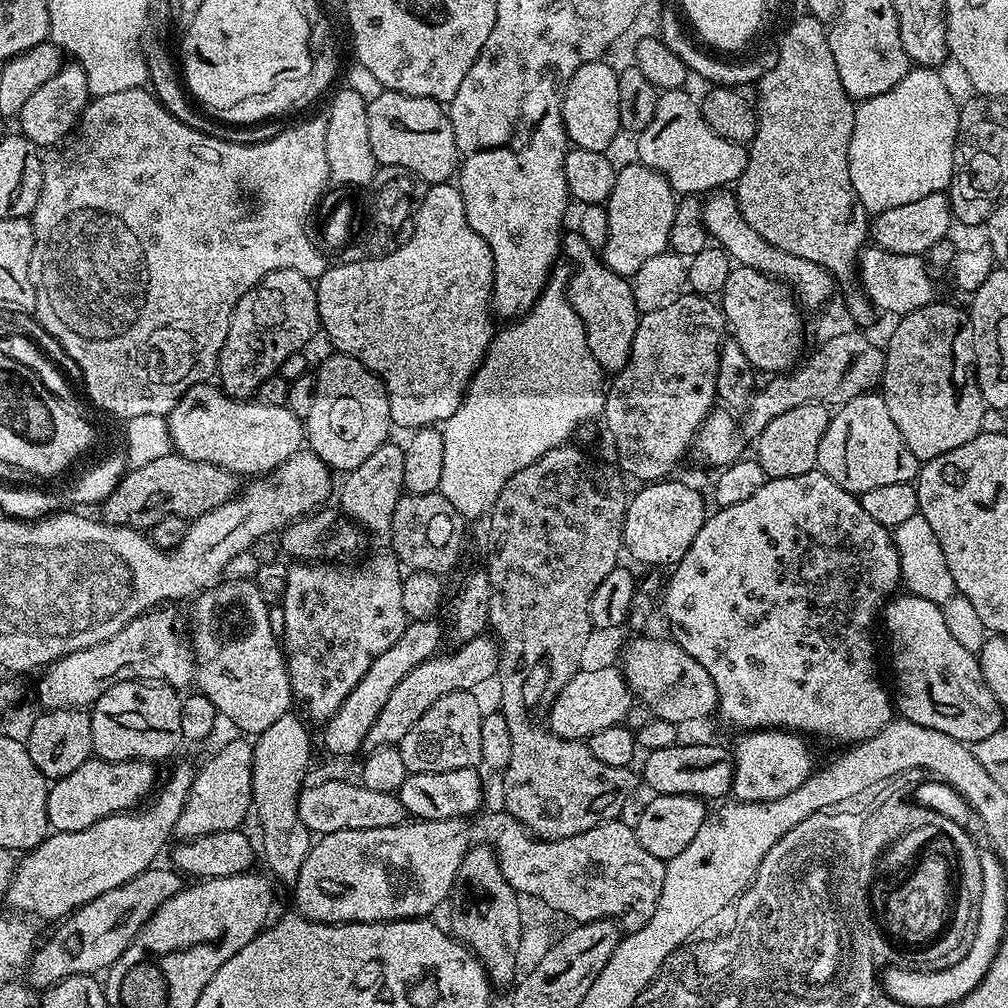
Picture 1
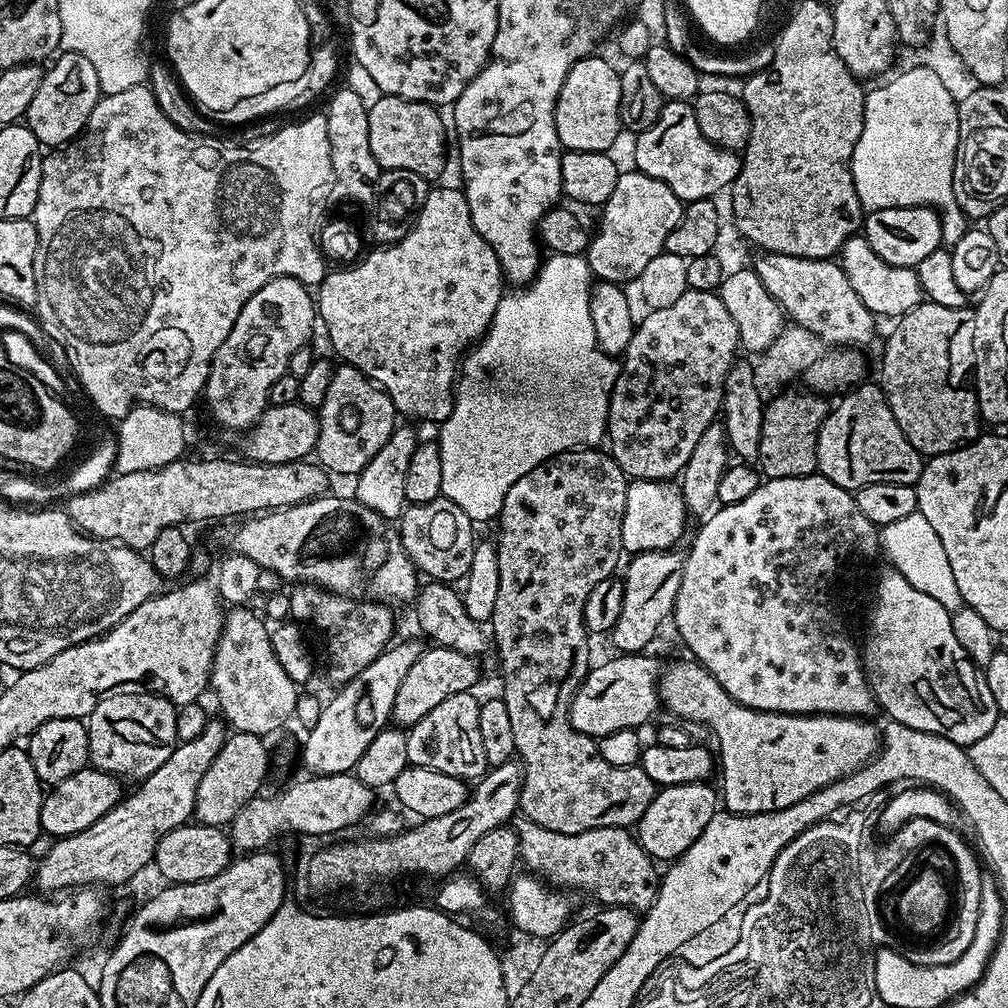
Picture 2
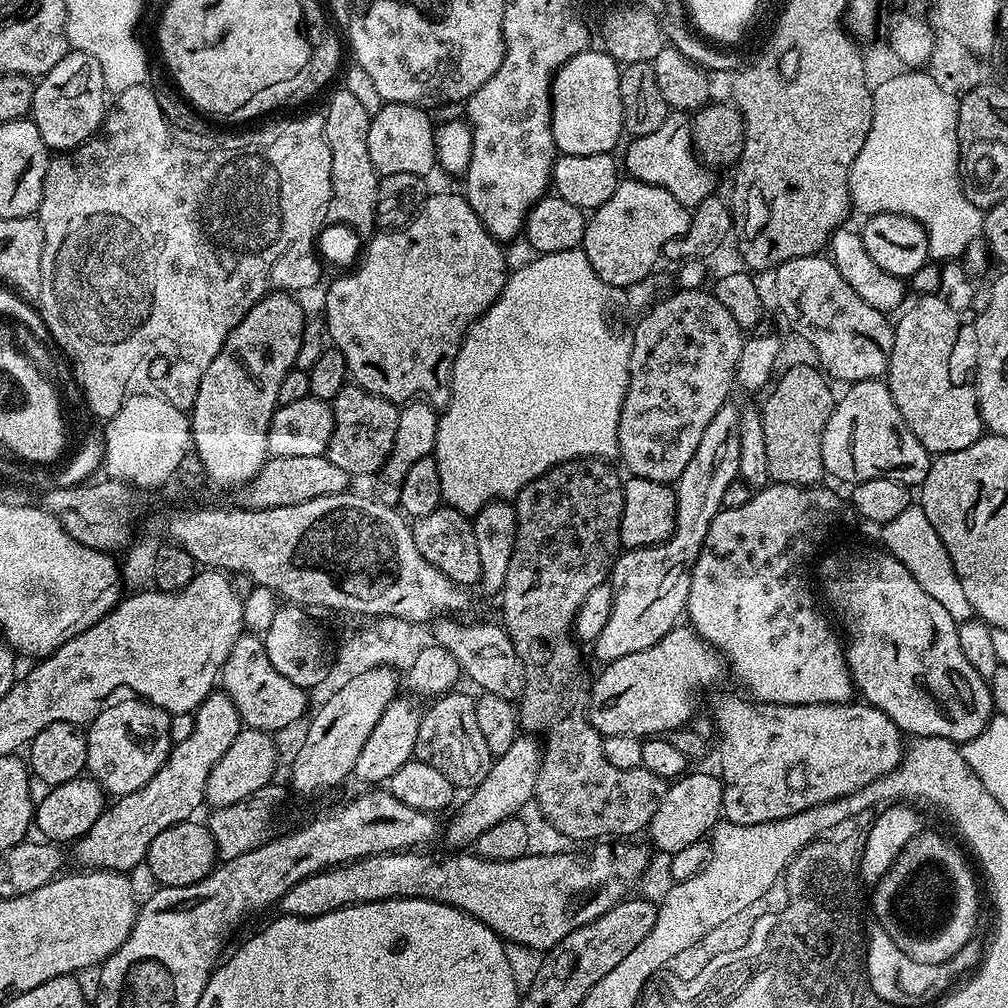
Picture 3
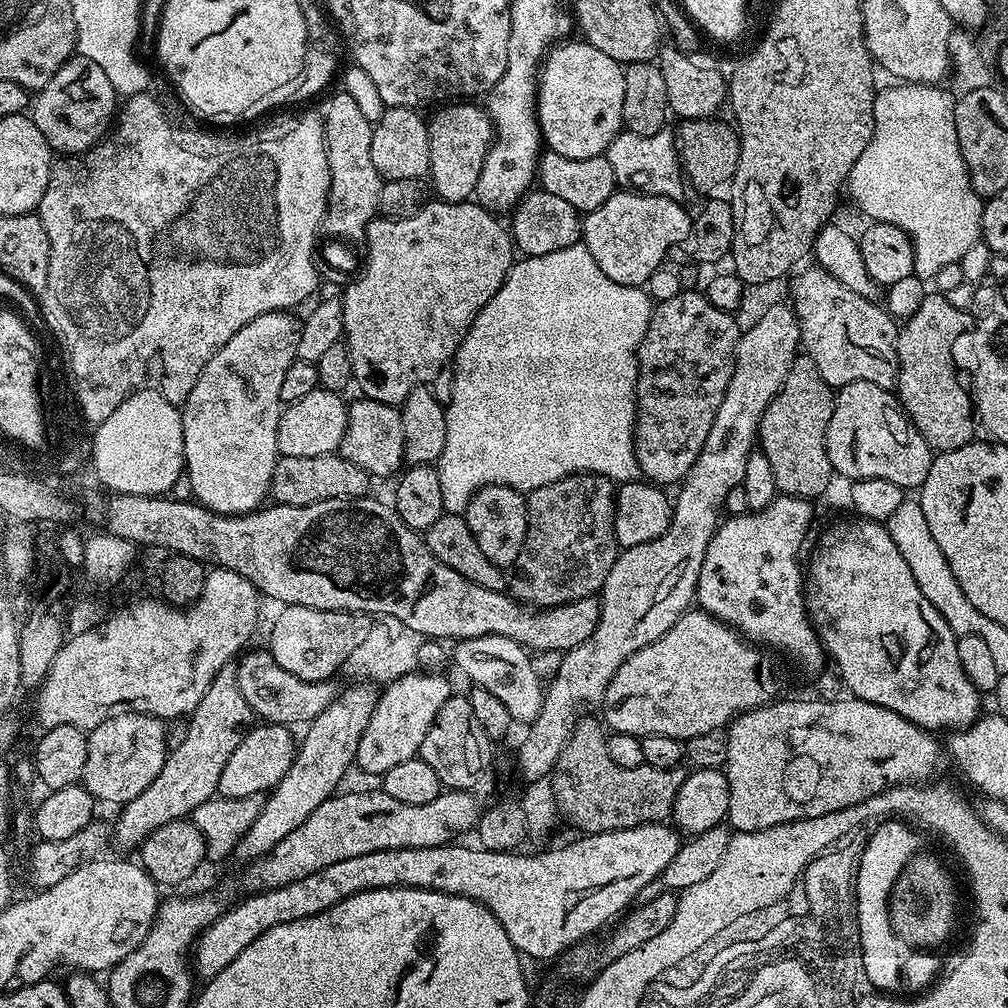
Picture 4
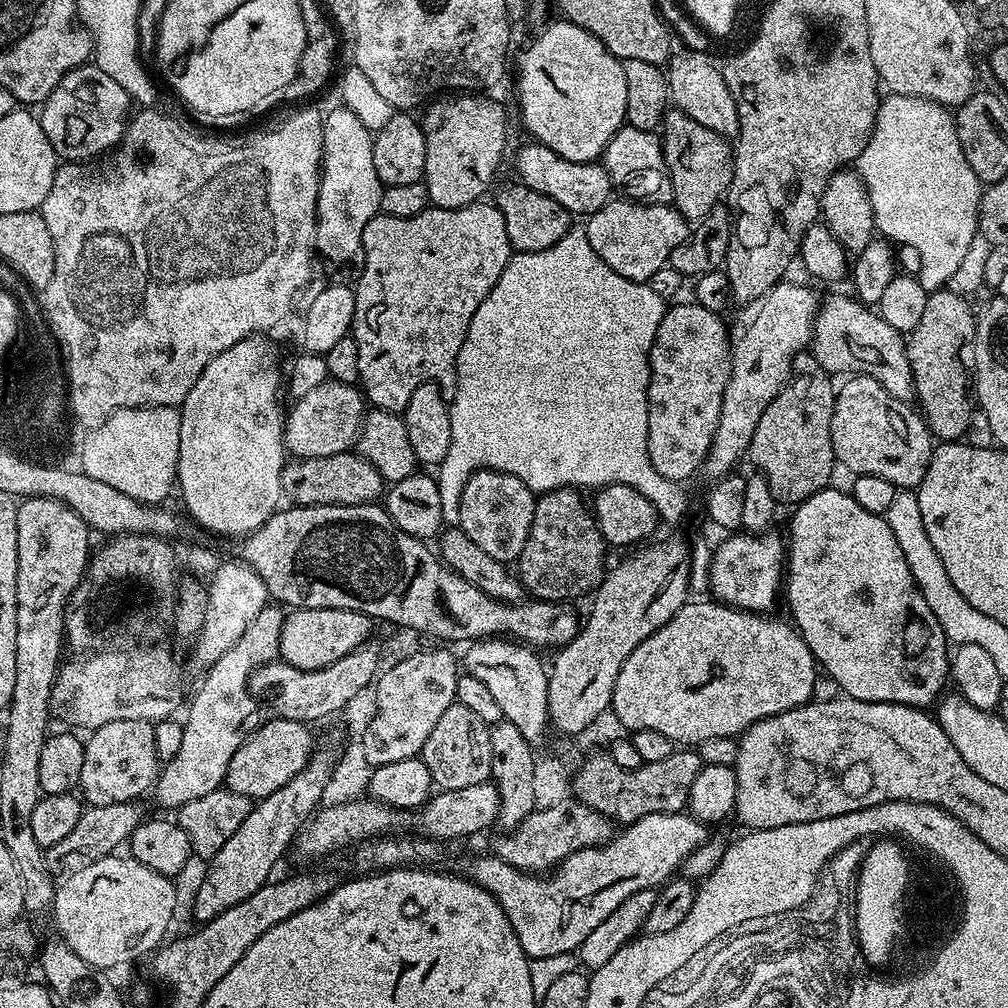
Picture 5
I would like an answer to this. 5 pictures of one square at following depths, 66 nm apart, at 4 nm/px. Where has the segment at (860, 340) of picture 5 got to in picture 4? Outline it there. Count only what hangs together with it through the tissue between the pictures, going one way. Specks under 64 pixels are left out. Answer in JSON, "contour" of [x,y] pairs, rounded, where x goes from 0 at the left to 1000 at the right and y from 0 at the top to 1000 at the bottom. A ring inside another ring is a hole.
{"contour":[[[813,264],[805,265],[787,278],[786,298],[784,297],[784,304],[793,319],[795,346],[799,352],[809,359],[816,377],[826,386],[832,387],[847,378],[867,379],[869,383],[888,386],[893,364],[889,346],[891,321],[885,311],[870,299],[861,298],[848,292],[847,288],[840,287],[835,280],[831,280]]]}

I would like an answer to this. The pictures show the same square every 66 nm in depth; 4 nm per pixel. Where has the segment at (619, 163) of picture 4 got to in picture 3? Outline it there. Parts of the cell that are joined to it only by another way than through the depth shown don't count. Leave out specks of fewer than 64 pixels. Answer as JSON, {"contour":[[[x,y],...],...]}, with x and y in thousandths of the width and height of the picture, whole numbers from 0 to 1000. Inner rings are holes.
{"contour":[[[668,110],[653,129],[632,135],[626,142],[619,151],[619,159],[617,155],[618,170],[626,178],[648,183],[669,192],[669,196],[684,208],[691,206],[701,194],[711,189],[707,168],[695,160],[687,146],[687,124],[680,112]]]}

